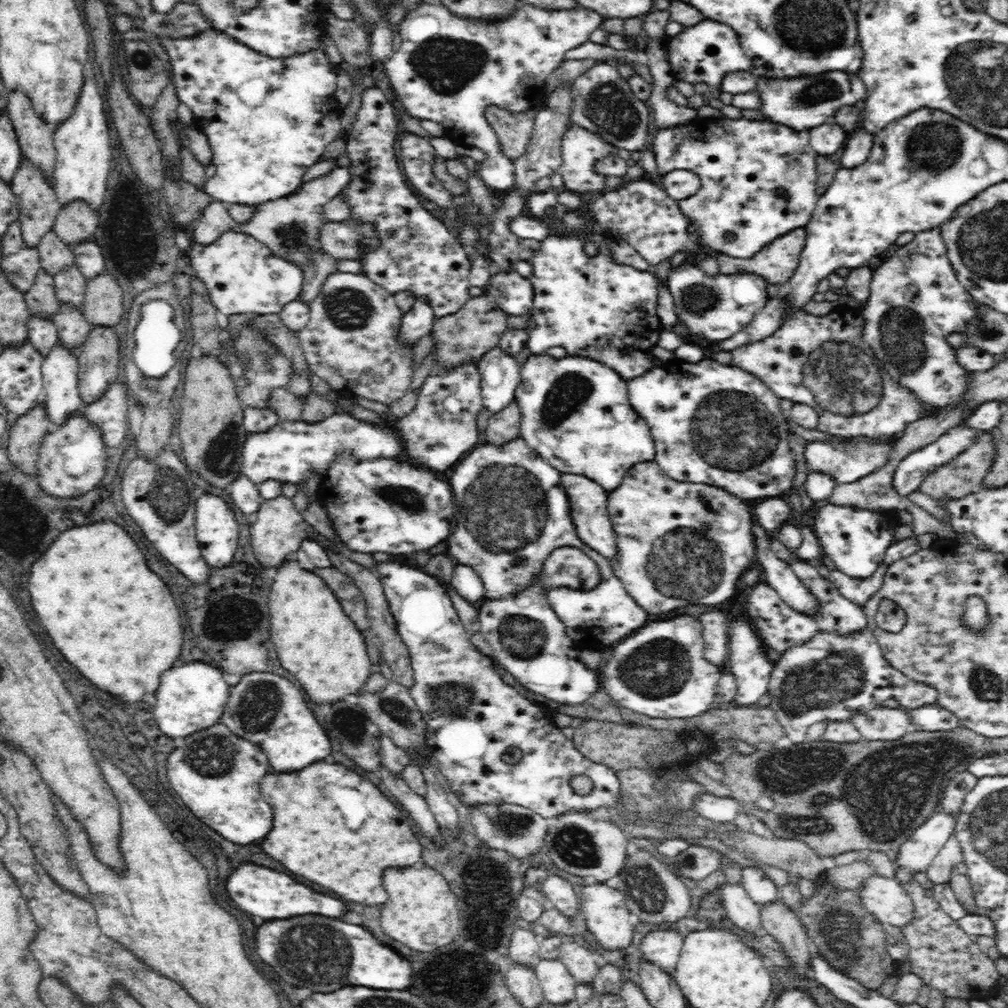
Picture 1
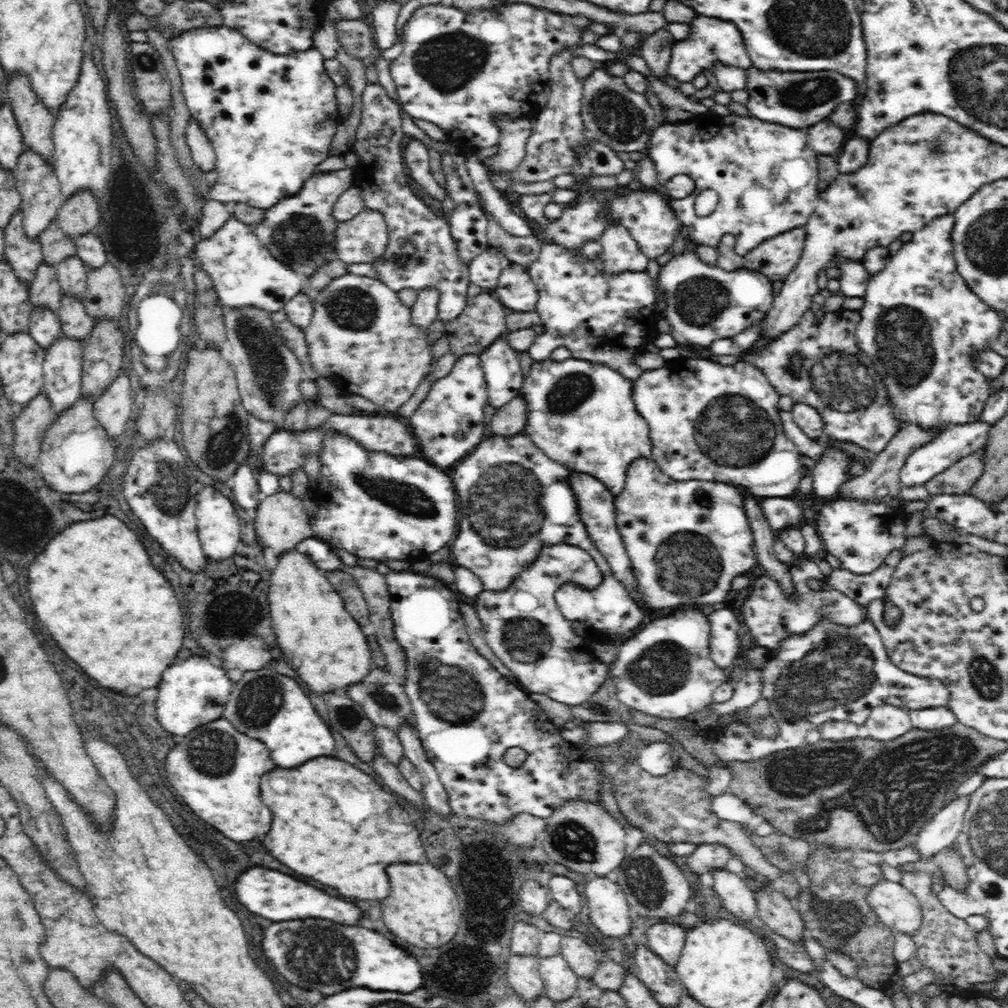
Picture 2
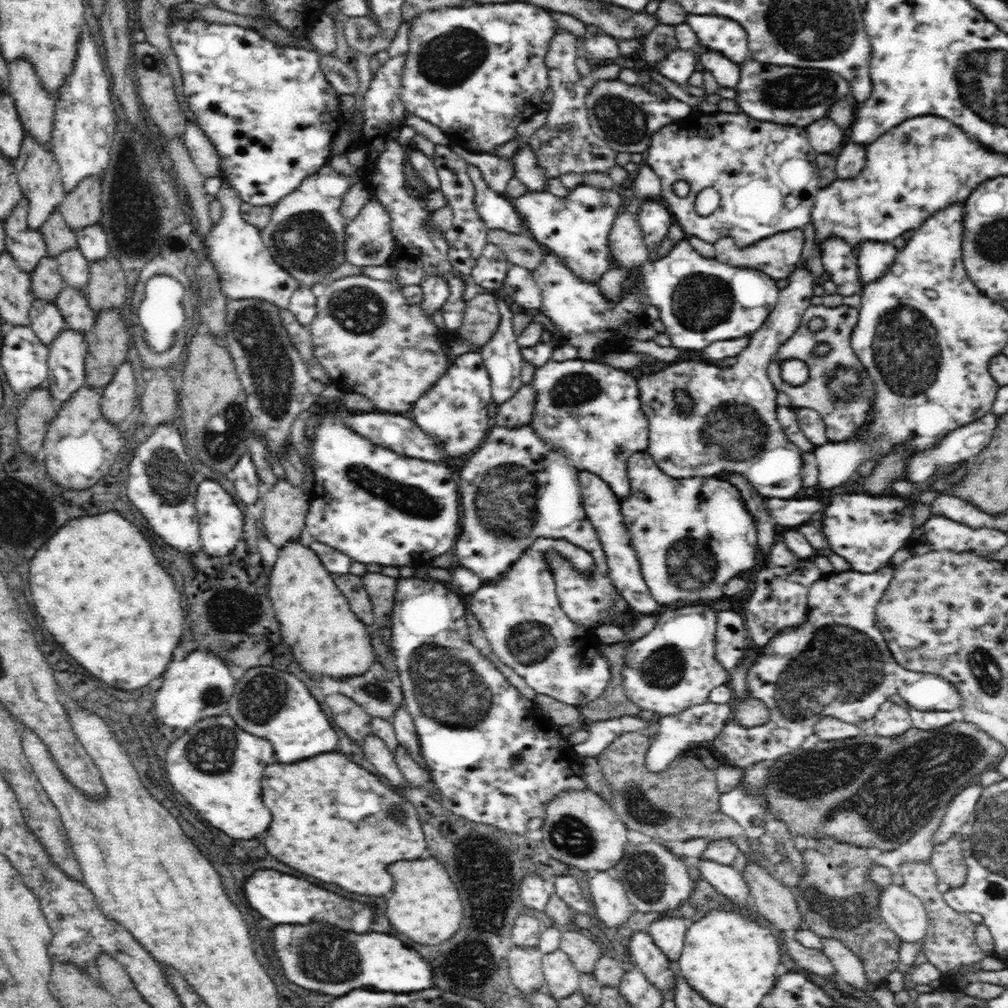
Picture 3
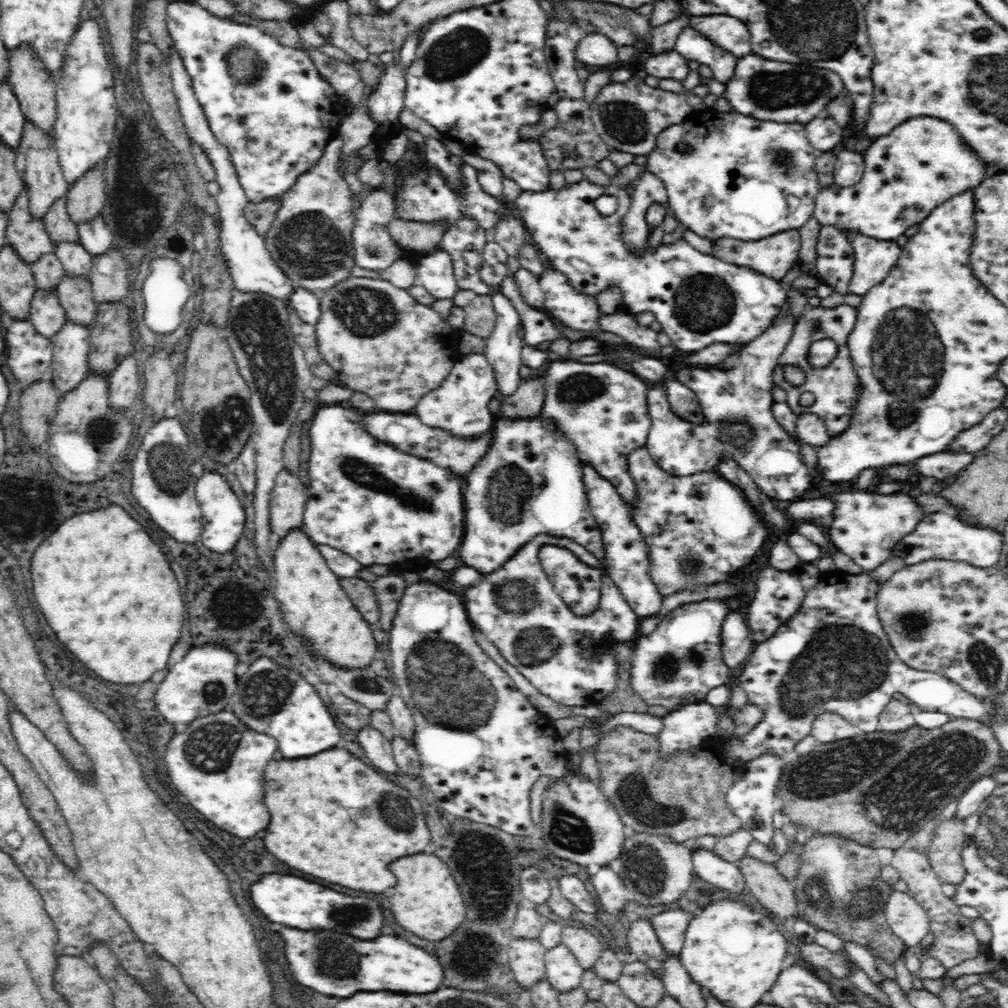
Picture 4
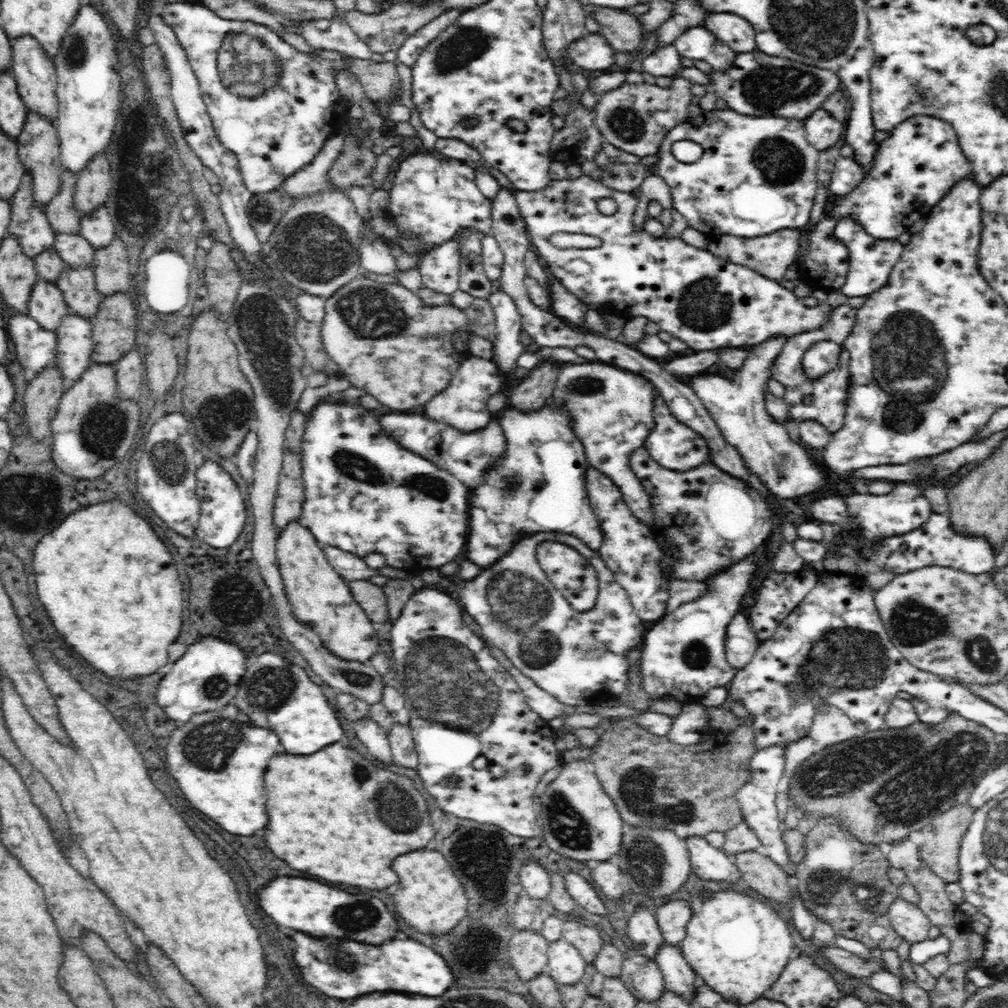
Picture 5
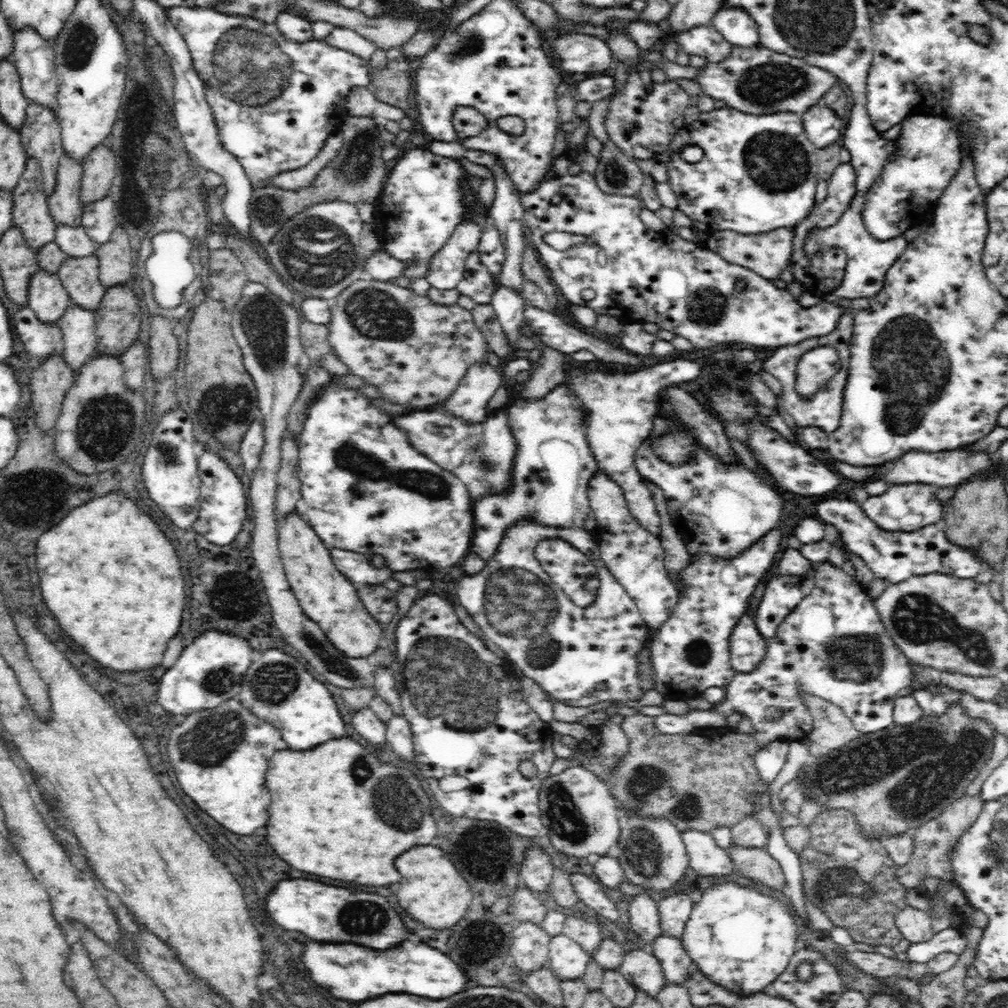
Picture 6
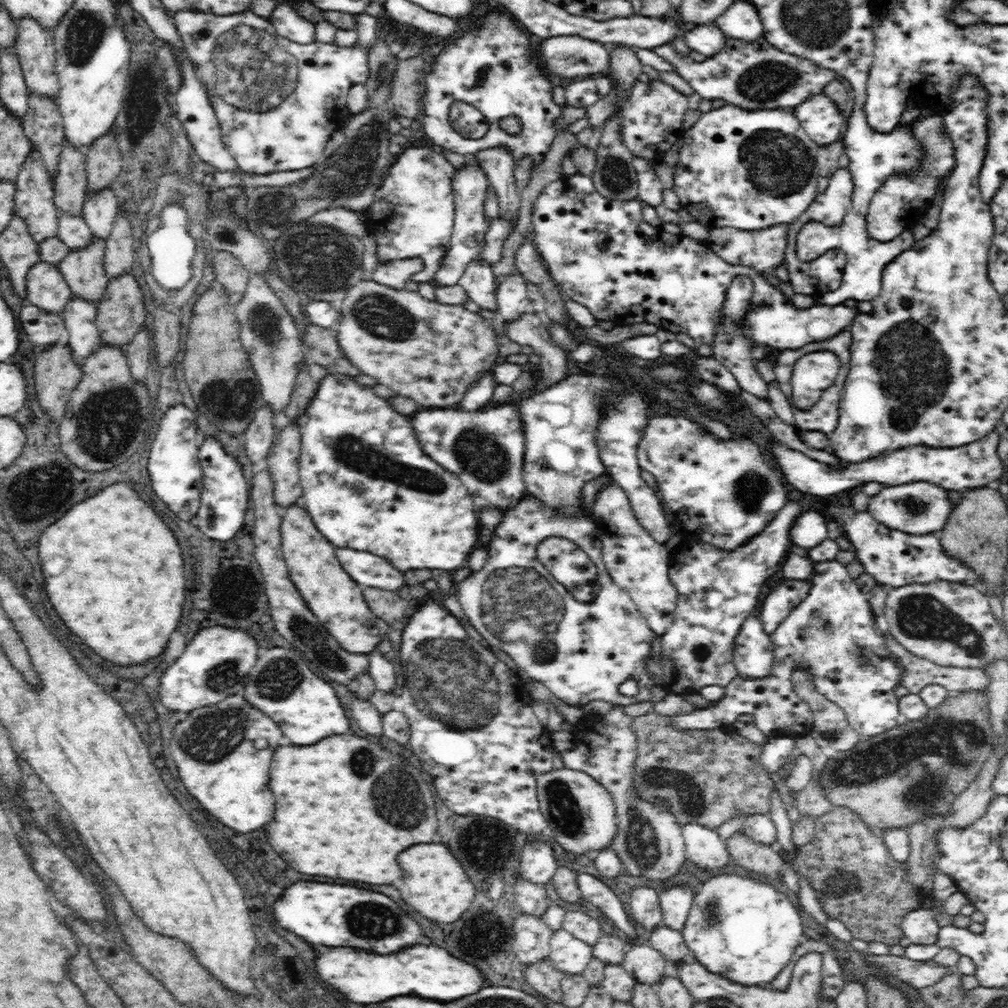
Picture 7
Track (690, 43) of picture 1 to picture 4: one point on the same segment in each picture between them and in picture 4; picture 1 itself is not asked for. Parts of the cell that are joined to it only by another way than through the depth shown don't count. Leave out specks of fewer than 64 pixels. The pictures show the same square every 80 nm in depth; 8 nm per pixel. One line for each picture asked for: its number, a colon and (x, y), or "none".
2: (711, 39)
3: (720, 34)
4: (731, 34)

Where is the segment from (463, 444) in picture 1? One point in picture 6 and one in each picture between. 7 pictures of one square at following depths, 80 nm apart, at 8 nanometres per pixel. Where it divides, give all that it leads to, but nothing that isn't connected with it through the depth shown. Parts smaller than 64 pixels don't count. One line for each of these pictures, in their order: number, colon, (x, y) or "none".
2: (449, 422)
3: (454, 410)
4: (460, 404)
5: (462, 404)
6: (470, 400)

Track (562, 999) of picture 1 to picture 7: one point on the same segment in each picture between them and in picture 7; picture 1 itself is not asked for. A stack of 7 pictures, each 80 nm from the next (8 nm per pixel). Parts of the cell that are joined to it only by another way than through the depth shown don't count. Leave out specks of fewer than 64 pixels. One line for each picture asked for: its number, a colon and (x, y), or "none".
2: (560, 982)
3: (561, 978)
4: (563, 971)
5: (565, 964)
6: (568, 959)
7: (570, 955)

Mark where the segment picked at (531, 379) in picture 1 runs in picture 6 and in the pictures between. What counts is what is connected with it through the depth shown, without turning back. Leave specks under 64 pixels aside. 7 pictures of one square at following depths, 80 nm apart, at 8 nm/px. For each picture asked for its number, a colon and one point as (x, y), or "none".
2: (581, 413)
3: (591, 412)
4: (603, 408)
5: (612, 411)
6: (621, 407)

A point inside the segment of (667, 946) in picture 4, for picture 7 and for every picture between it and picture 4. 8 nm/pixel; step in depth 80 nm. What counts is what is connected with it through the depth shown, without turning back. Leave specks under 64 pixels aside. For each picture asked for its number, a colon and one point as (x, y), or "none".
5: (673, 916)
6: (674, 911)
7: (675, 902)

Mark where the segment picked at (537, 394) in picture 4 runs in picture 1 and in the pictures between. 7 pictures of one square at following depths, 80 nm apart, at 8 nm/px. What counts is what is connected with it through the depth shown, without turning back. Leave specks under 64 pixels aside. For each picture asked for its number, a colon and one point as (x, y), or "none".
1: (503, 426)
2: (510, 419)
3: (517, 412)

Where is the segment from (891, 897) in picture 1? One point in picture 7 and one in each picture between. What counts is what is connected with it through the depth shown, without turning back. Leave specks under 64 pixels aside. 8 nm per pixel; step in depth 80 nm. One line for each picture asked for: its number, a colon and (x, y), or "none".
2: (894, 905)
3: (904, 913)
4: (908, 920)
5: (909, 921)
6: (915, 925)
7: (919, 926)

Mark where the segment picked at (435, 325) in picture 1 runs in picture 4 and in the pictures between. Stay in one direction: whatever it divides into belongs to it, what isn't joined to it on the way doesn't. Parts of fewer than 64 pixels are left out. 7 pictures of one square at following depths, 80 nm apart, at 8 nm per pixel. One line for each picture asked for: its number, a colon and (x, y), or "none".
2: (483, 320)
3: (481, 319)
4: (479, 316)

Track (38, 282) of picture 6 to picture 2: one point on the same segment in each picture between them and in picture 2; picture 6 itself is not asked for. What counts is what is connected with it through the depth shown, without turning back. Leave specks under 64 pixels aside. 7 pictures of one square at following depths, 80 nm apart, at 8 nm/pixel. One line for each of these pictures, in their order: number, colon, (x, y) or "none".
2: (44, 326)
3: (47, 322)
4: (46, 313)
5: (47, 306)

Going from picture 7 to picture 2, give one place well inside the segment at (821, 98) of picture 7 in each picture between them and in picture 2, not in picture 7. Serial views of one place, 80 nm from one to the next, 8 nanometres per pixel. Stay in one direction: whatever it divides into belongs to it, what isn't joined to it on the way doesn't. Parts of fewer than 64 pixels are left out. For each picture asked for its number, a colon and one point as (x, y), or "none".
2: (825, 138)
3: (824, 136)
4: (823, 133)
5: (823, 131)
6: (823, 126)

